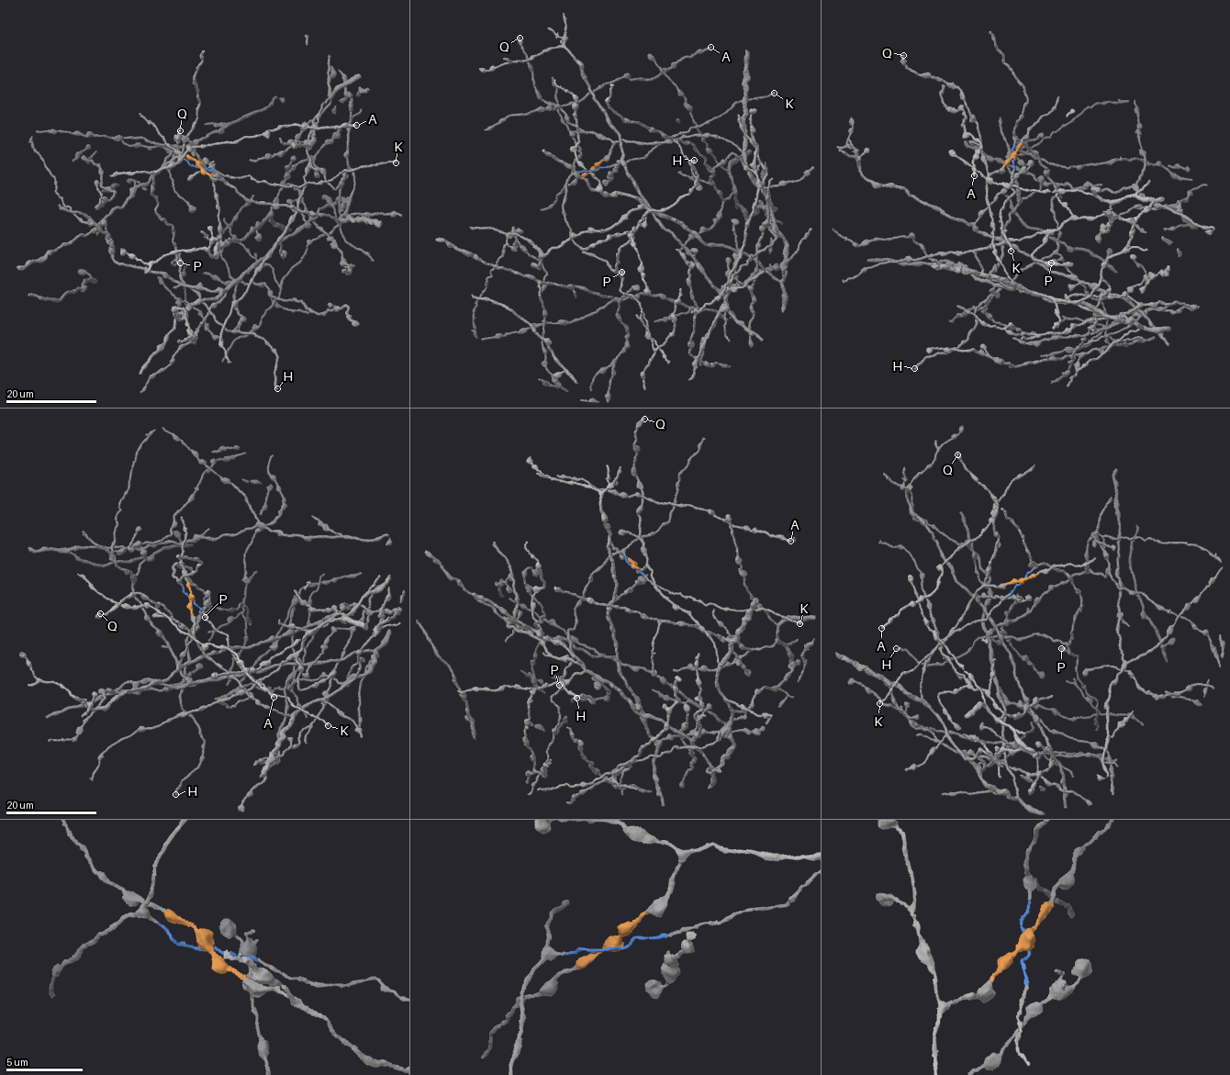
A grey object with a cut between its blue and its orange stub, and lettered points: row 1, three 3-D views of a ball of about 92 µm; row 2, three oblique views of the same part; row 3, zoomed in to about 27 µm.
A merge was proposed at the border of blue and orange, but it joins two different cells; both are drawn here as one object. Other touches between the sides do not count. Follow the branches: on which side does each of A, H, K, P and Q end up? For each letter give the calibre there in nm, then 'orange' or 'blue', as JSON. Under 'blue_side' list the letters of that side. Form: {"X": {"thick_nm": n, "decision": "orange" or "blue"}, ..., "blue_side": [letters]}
{"A": {"thick_nm": 280, "decision": "orange"}, "H": {"thick_nm": 190, "decision": "blue"}, "K": {"thick_nm": 320, "decision": "blue"}, "P": {"thick_nm": 550, "decision": "blue"}, "Q": {"thick_nm": 180, "decision": "orange"}, "blue_side": ["H", "K", "P"]}

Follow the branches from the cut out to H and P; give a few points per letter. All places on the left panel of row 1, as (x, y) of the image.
H: (198, 167), (181, 157), (156, 173), (157, 215), (172, 227), (184, 283), (228, 330), (272, 350), (277, 388)
P: (198, 167), (181, 157), (176, 157), (153, 175), (150, 195), (157, 201), (155, 211), (172, 227), (180, 263)

